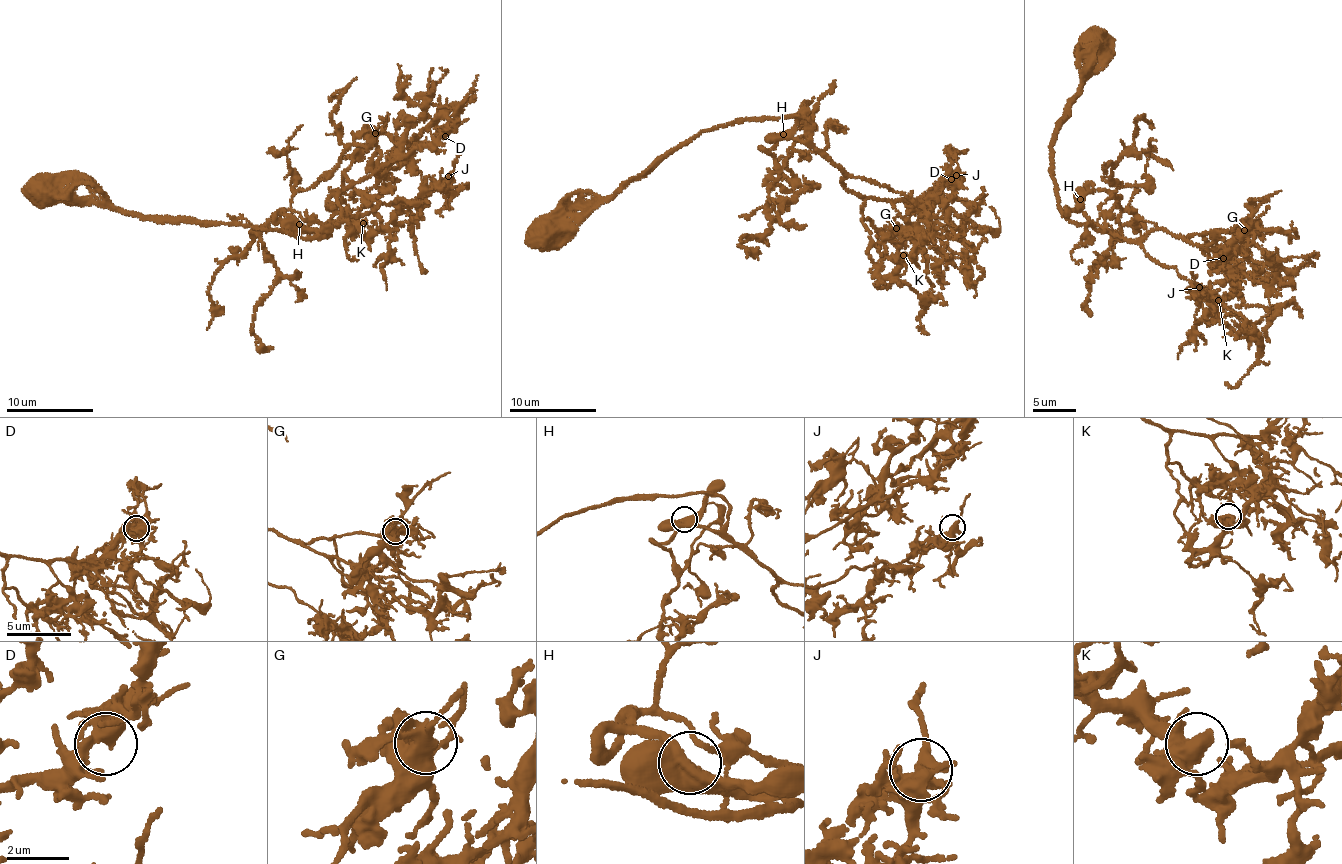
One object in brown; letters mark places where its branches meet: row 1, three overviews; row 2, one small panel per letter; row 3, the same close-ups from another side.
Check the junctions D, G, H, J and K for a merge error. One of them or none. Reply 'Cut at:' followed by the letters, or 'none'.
Cut at: none

